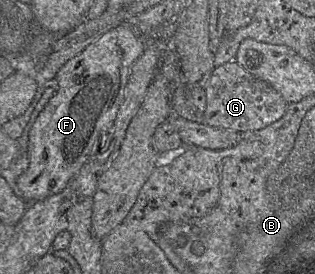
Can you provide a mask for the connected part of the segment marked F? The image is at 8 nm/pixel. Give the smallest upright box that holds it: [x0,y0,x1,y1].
[16,22,144,202]

